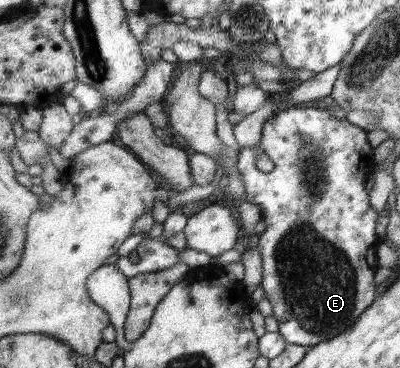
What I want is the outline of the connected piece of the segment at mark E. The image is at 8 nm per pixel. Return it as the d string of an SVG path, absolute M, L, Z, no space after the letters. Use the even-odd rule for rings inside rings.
M293 106L284 110L278 109L272 117L265 121L261 129L260 143L257 147L242 147L239 150L237 170L244 186L245 200L248 203L255 203L260 208L263 220L267 223L265 231L255 239L262 260L262 280L260 286L264 289L266 299L268 299L273 308L274 318L278 320L280 336L286 339L287 343L310 348L324 341L332 340L332 338L344 334L346 329L352 328L352 325L356 324L359 317L376 301L376 297L374 297L376 295L376 285L374 285L374 273L376 271L374 269L378 267L378 260L374 243L378 241L378 237L376 237L378 213L376 213L377 209L372 207L371 201L368 201L368 191L364 189L364 181L368 179L368 173L374 167L375 159L372 159L372 148L368 145L366 131L359 125L333 116L328 109ZM256 149L262 149L268 155L274 162L274 170L264 173L256 168L256 157L258 154Z

